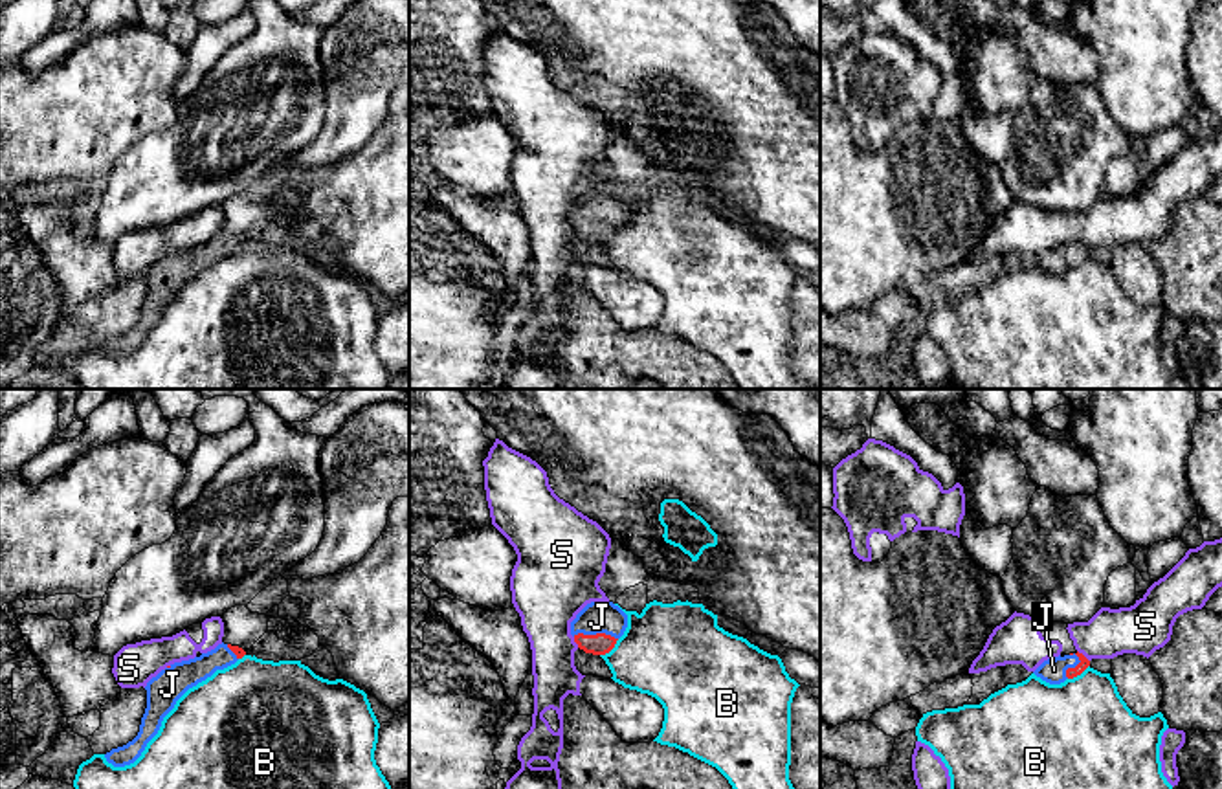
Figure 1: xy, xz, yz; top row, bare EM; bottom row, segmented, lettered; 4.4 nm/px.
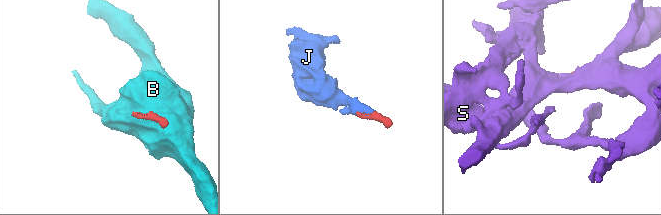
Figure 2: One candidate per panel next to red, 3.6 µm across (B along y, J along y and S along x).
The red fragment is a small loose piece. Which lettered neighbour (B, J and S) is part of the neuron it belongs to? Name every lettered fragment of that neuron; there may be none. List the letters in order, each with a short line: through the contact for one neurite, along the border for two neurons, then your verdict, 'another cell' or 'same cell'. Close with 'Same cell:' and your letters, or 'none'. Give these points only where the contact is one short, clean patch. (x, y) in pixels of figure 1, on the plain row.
B: another cell
J: xz (599, 233), (597, 222), (599, 206) | same cell
S: yz (1077, 239), (1088, 250) | another cell
Same cell: J

